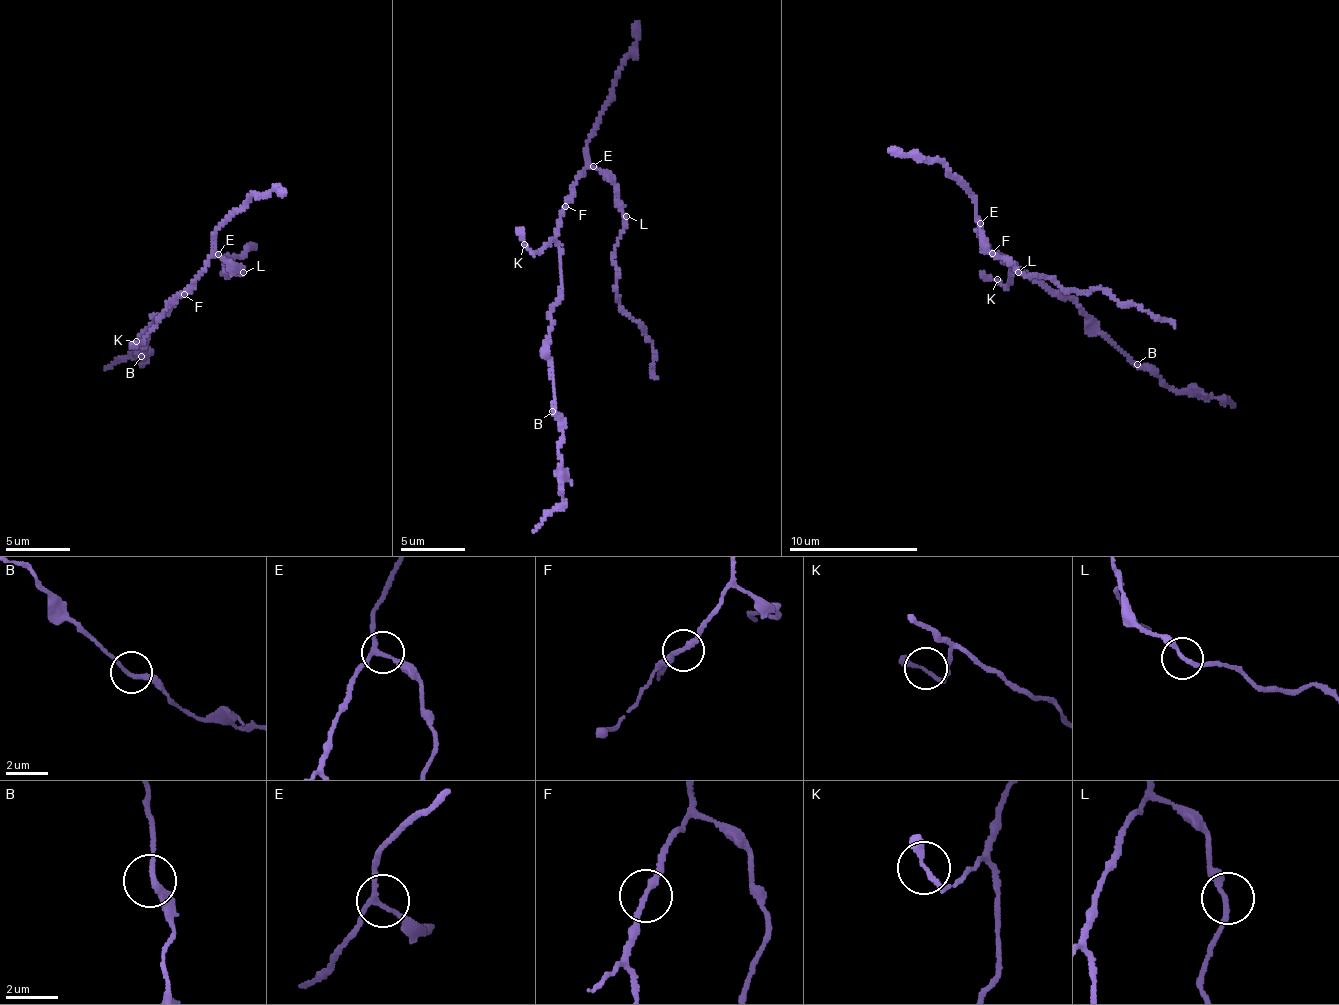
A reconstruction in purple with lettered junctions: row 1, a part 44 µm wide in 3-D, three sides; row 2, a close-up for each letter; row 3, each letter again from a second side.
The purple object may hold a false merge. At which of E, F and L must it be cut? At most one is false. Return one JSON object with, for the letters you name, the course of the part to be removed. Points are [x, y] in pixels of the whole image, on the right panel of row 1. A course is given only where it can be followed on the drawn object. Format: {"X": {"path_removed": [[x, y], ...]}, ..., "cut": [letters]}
{"cut": []}

